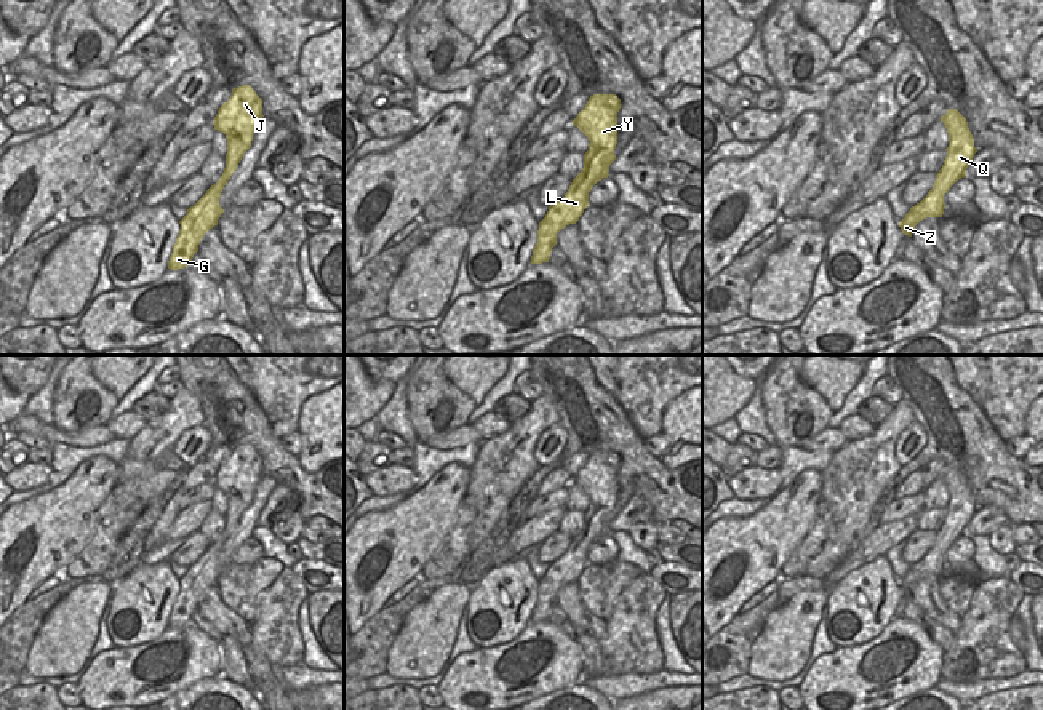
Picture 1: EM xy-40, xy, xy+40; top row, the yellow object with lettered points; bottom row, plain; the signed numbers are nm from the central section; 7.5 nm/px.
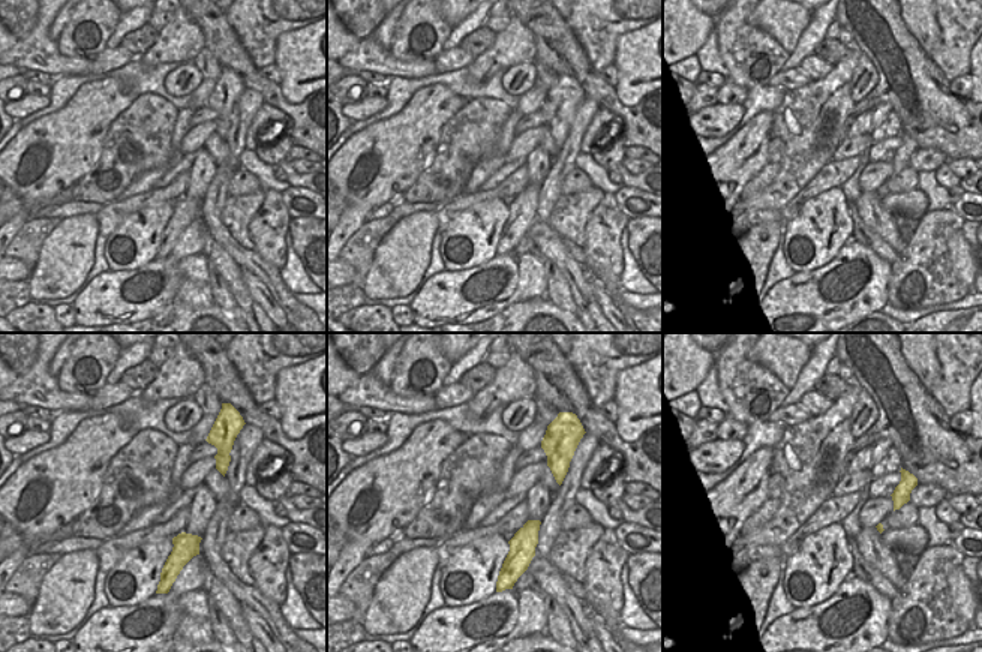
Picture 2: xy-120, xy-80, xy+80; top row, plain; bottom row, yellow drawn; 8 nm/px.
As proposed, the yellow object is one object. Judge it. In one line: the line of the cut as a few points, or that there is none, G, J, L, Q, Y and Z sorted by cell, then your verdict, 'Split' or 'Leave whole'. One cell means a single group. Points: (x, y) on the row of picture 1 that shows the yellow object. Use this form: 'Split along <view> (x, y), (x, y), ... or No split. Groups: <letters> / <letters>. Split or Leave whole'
No split. Groups: G J L Q Y Z. Leave whole.

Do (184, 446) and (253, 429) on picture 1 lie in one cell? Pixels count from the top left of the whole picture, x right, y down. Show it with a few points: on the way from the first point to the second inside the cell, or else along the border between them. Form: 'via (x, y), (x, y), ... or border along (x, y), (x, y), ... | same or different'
border along (203, 424), (211, 445) | different

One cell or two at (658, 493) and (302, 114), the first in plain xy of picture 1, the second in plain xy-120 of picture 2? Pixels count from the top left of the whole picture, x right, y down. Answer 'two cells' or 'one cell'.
one cell

